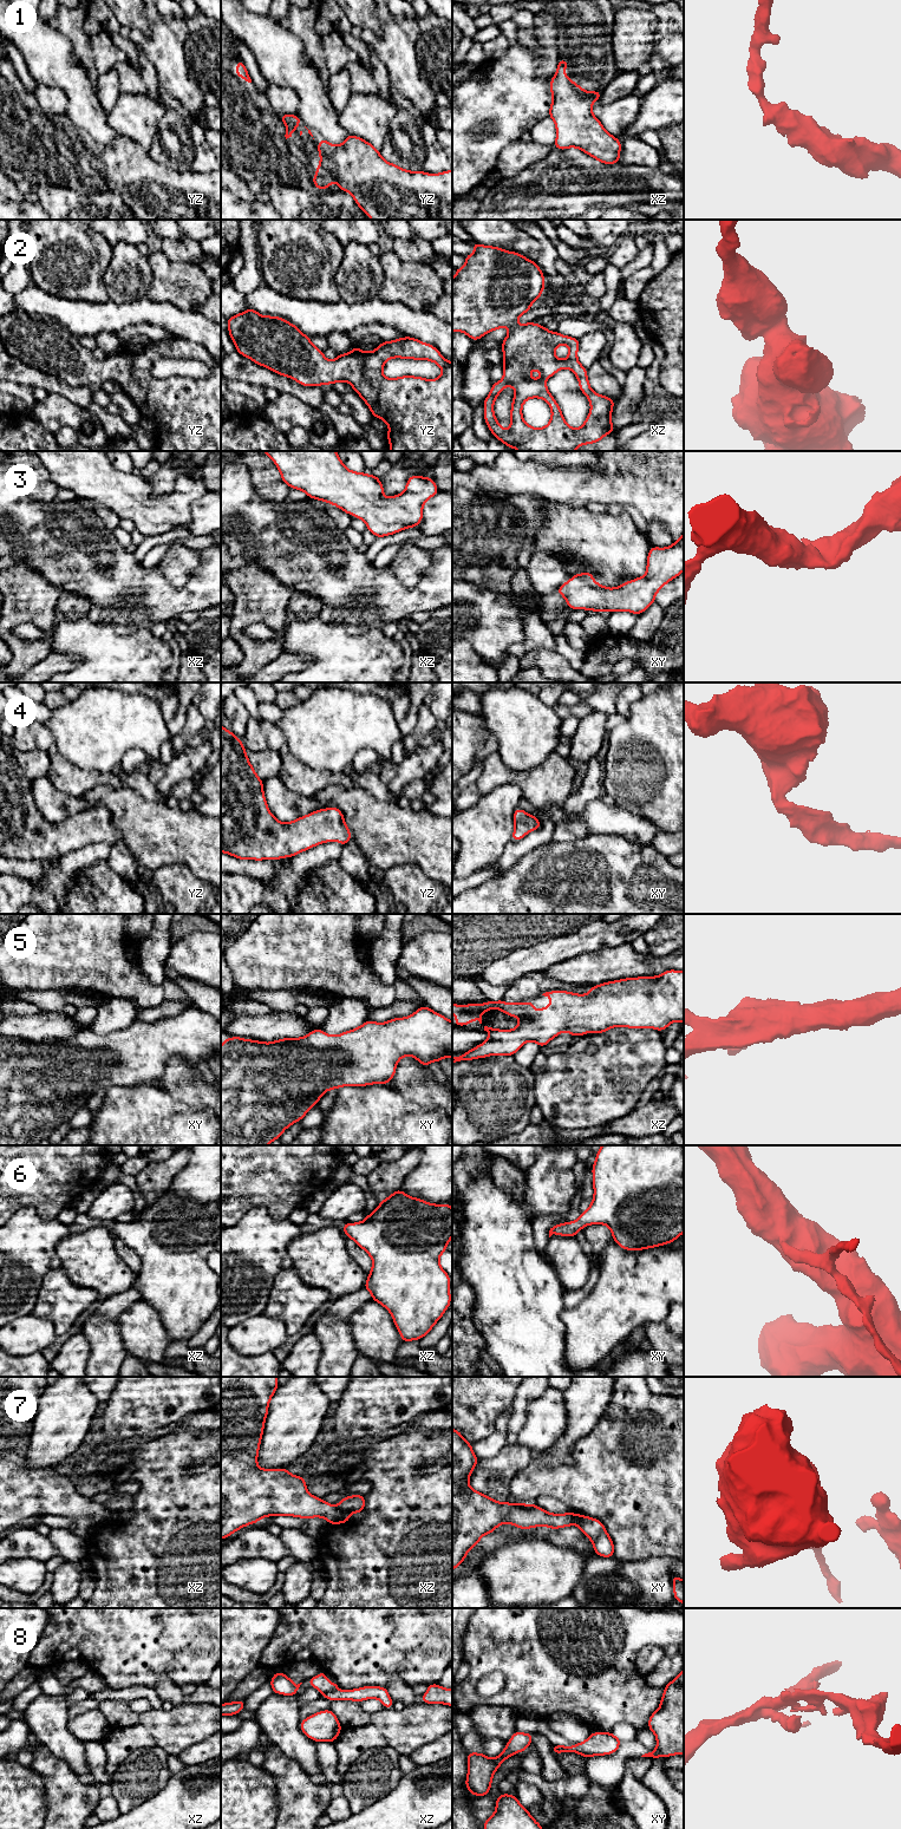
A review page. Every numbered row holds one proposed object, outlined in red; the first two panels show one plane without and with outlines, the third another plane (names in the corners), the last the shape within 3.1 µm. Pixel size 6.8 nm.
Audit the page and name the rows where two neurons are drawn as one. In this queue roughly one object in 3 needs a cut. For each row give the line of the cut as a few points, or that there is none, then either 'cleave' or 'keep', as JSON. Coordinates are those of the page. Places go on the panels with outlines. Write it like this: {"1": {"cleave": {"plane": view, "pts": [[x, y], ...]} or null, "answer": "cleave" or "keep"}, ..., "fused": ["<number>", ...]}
{"1": {"cleave": null, "answer": "keep"}, "2": {"cleave": null, "answer": "keep"}, "3": {"cleave": null, "answer": "keep"}, "4": {"cleave": null, "answer": "keep"}, "5": {"cleave": null, "answer": "keep"}, "6": {"cleave": null, "answer": "keep"}, "7": {"cleave": {"plane": "xz", "pts": [[337, 1507], [350, 1514]]}, "answer": "cleave"}, "8": {"cleave": {"plane": "xz", "pts": [[335, 1690], [321, 1693]]}, "answer": "cleave"}, "fused": ["7", "8"]}

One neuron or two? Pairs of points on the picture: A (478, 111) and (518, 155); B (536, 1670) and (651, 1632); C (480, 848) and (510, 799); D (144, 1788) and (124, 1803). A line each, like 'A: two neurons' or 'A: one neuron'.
A: two neurons
B: one neuron
C: one neuron
D: one neuron

